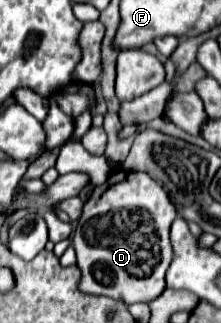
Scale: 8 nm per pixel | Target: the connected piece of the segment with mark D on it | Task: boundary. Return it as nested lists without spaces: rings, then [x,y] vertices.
[[[114,172],[84,204],[74,232],[74,250],[82,270],[80,288],[88,294],[108,296],[126,306],[158,298],[166,288],[164,274],[172,260],[168,232],[174,218],[176,210],[172,200],[148,174]]]

